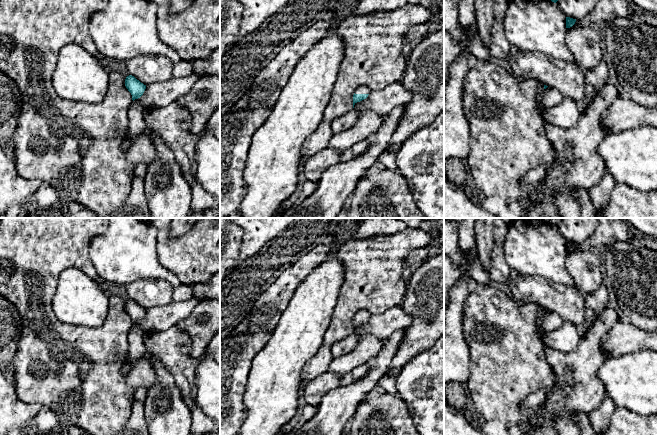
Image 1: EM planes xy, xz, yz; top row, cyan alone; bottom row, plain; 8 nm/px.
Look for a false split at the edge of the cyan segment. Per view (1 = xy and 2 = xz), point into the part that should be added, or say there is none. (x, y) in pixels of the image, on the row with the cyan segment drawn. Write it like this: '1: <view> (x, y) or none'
1: none
2: xz (364, 89)

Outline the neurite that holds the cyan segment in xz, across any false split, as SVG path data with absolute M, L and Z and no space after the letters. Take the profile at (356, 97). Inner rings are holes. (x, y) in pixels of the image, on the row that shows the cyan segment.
M367 85L359 86L353 95L353 108L357 102L360 102L368 97L371 93L371 89Z

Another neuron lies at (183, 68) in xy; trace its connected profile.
M181 60L174 64L172 70L172 78L184 78L192 73L192 63L186 60Z

